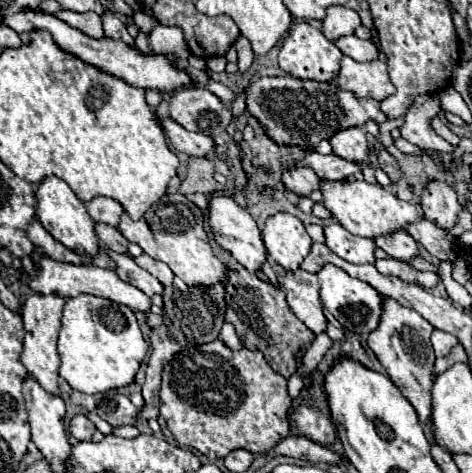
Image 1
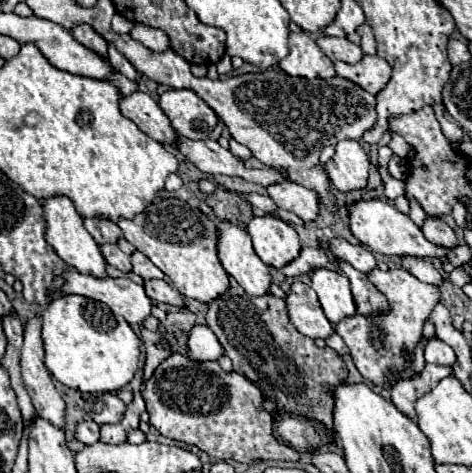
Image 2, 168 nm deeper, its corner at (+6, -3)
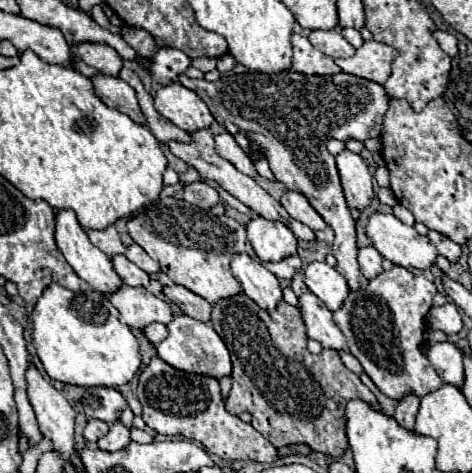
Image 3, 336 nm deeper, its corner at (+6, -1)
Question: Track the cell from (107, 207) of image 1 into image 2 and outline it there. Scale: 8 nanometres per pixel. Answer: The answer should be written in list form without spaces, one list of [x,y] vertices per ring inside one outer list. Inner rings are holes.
[[[84,219],[84,227],[98,245],[116,243],[122,237],[120,227],[110,219]]]

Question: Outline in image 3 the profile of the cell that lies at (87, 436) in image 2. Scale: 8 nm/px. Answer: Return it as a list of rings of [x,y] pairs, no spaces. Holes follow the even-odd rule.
[[[90,419],[84,427],[84,439],[88,441],[88,445],[94,445],[102,435],[106,435],[106,431],[108,431],[108,423],[100,419]]]

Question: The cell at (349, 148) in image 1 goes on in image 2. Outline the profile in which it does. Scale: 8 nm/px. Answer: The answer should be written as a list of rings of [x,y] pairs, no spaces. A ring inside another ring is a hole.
[[[340,141],[334,157],[326,163],[332,185],[342,193],[364,189],[368,185],[368,167],[368,155],[358,141]]]

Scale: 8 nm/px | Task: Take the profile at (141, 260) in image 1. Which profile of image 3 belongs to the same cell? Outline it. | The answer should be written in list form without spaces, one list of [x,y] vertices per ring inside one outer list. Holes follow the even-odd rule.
[[[132,243],[128,249],[126,249],[126,253],[124,253],[132,263],[136,263],[142,271],[146,271],[146,273],[160,273],[160,267],[158,267],[158,263],[154,261],[154,259],[150,259],[148,257],[148,253],[140,247],[140,245],[136,245],[136,243]]]

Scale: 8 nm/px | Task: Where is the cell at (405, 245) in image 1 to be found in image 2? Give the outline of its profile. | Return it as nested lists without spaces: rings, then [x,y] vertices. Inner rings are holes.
[[[402,257],[402,265],[420,281],[432,283],[432,285],[442,285],[442,275],[434,269],[434,265],[428,259],[420,257]]]

